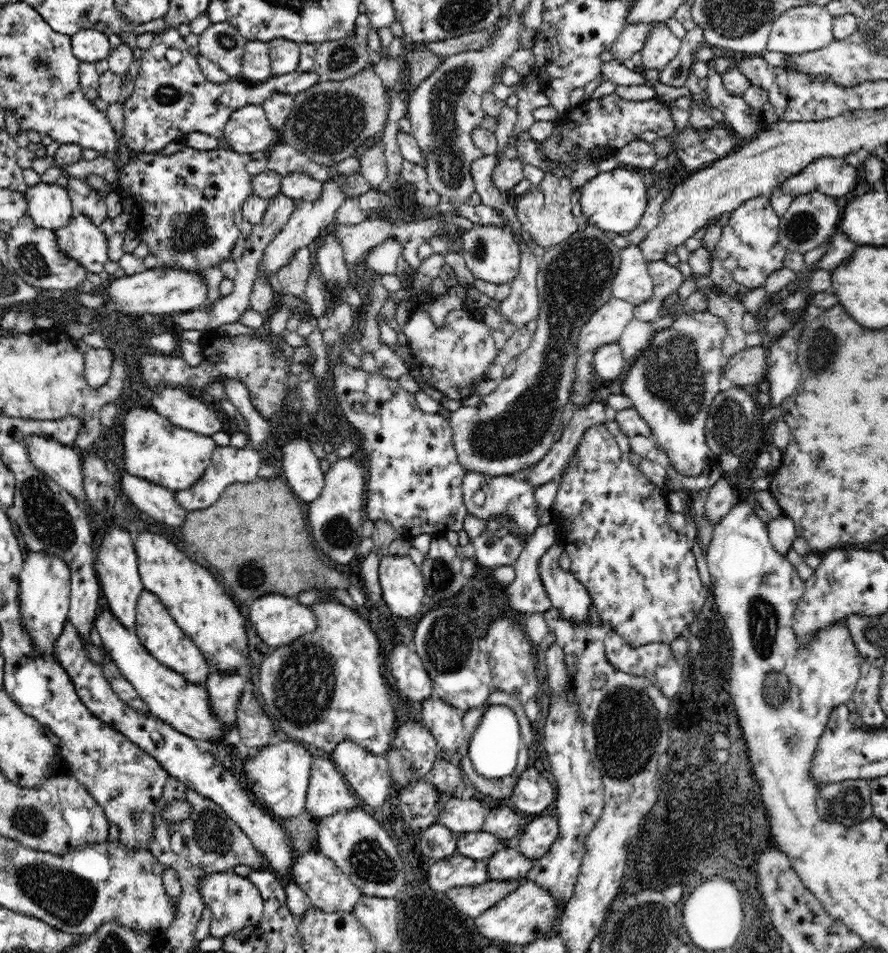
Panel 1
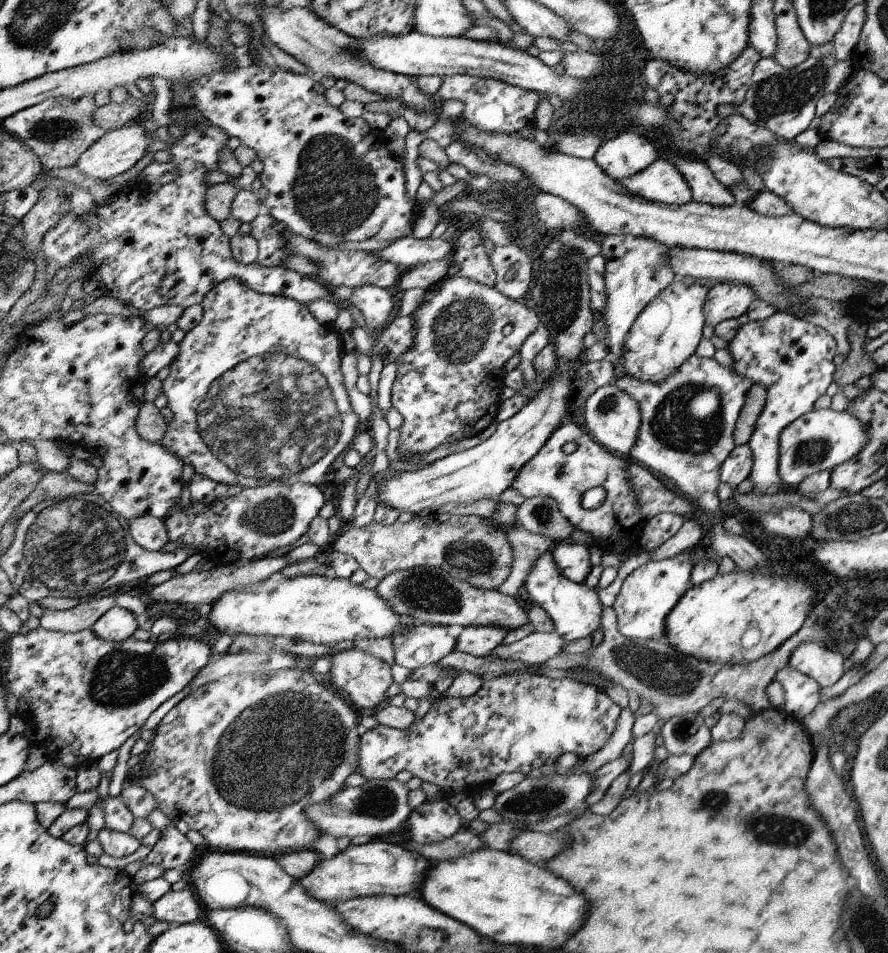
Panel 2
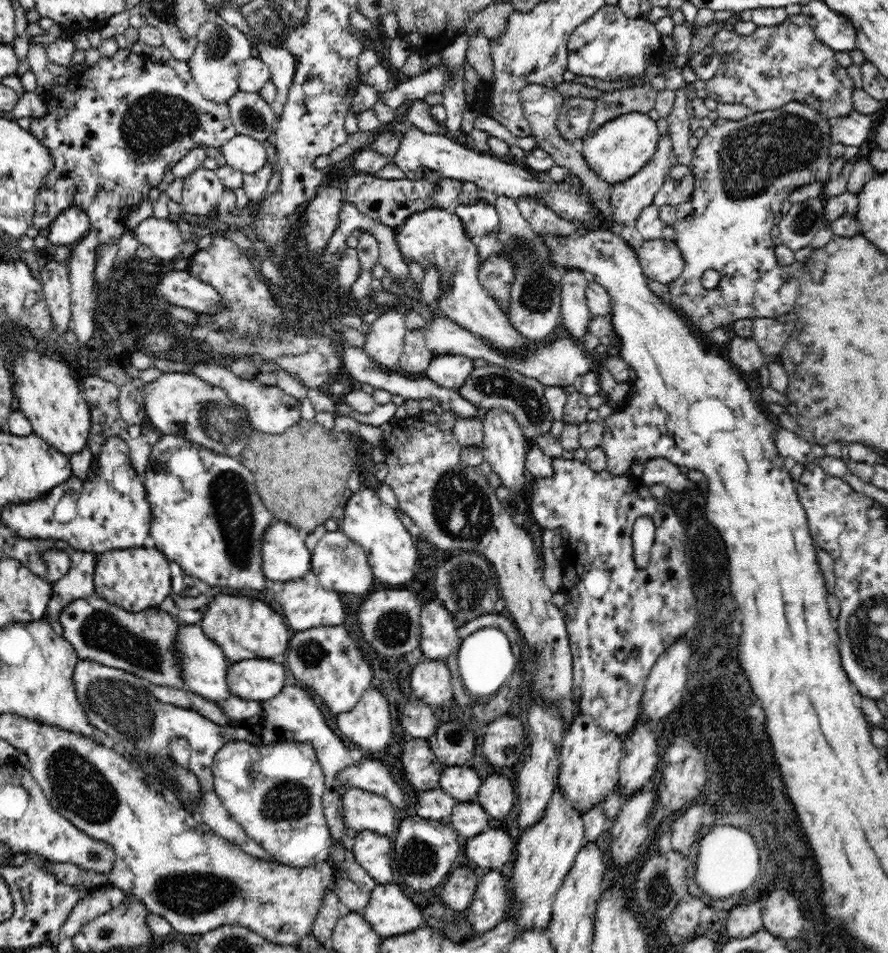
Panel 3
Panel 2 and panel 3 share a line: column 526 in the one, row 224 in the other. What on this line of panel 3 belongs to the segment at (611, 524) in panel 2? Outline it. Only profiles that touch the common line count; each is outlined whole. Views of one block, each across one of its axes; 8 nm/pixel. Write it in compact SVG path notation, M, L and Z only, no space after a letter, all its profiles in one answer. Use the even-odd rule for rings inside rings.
M478 200L472 206L460 206L456 204L454 214L462 220L464 224L464 232L468 236L468 240L480 240L486 234L492 234L496 226L500 226L500 214L496 210L496 206Z

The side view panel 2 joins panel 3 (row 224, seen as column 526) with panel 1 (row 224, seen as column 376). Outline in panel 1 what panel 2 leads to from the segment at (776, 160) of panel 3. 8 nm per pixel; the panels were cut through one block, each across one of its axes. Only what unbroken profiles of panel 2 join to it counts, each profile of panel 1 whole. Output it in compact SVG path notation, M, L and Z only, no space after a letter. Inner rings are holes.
M758 196L736 208L730 214L730 220L724 226L720 242L716 246L716 254L734 278L734 282L746 286L748 290L766 286L768 276L784 268L786 252L788 250L780 244L780 218L770 206L770 196Z

